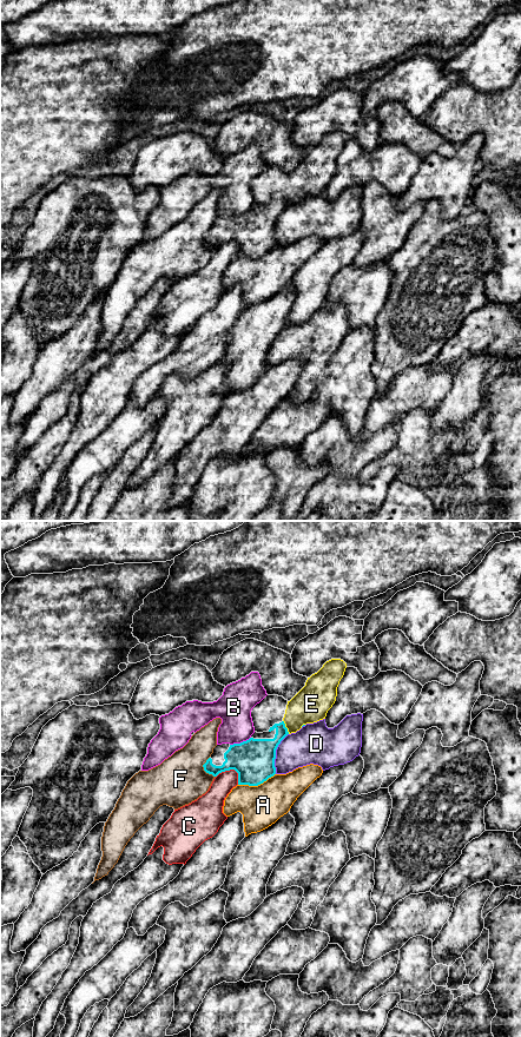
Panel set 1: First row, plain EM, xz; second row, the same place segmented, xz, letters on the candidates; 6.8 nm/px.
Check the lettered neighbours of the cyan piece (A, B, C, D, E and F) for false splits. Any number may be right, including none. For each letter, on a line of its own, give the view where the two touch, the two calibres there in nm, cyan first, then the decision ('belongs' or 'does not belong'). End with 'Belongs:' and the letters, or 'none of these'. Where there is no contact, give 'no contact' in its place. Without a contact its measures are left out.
A: contact in xz; calibres 280 and 280 nm; does not belong
B: contact in xz; calibres 280 and 240 nm; does not belong
C: contact in xz; calibres 280 and 140 nm; does not belong
D: contact in xz; calibres 280 and 260 nm; does not belong
E: contact in xz; calibres 200 and 240 nm; does not belong
F: contact in xz; calibres 180 and 340 nm; does not belong
Belongs: none of these

